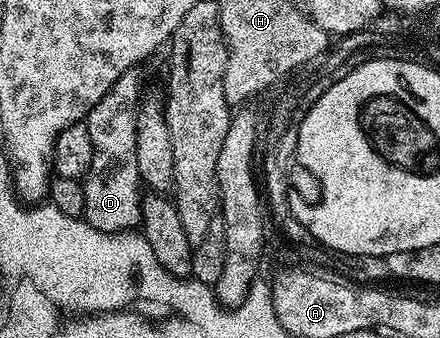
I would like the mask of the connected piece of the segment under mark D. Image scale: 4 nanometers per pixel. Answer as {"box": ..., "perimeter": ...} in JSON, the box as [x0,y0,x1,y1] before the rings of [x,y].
{"box":[81,95,145,233],"perimeter":[[[127,95],[105,97],[87,114],[89,138],[93,140],[93,161],[81,182],[85,189],[85,209],[82,218],[93,229],[105,233],[131,231],[140,226],[137,204],[145,191],[137,169],[137,121],[131,123],[131,99]]]}

